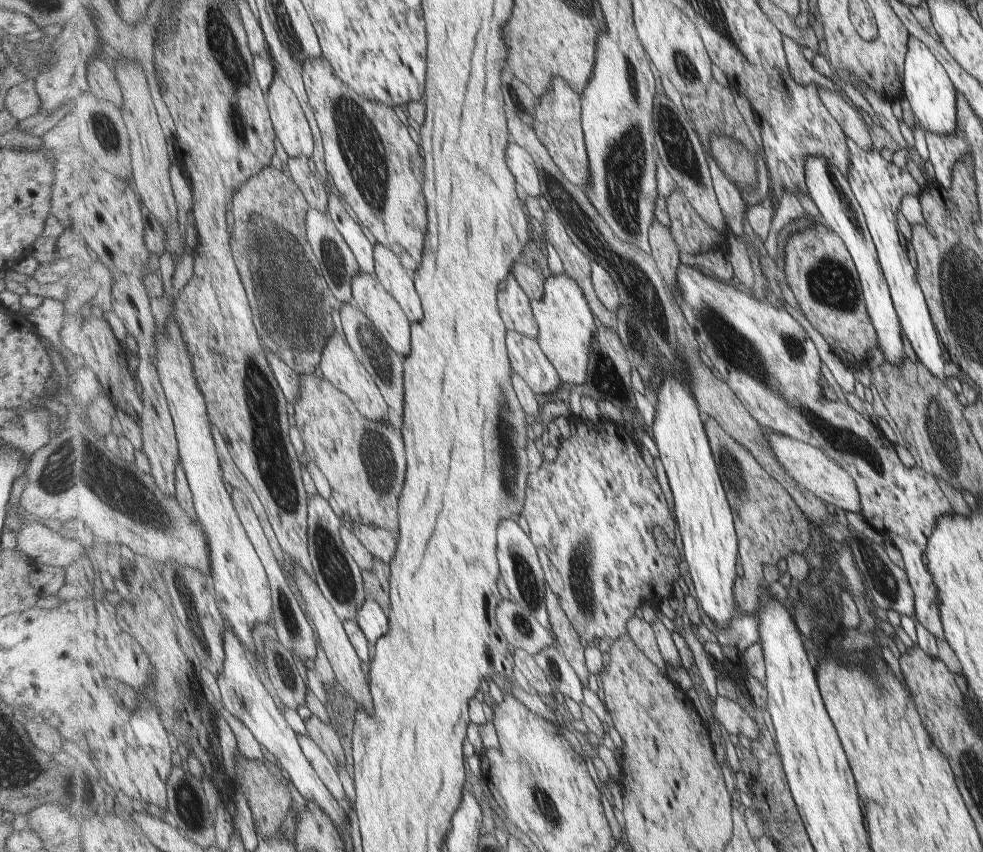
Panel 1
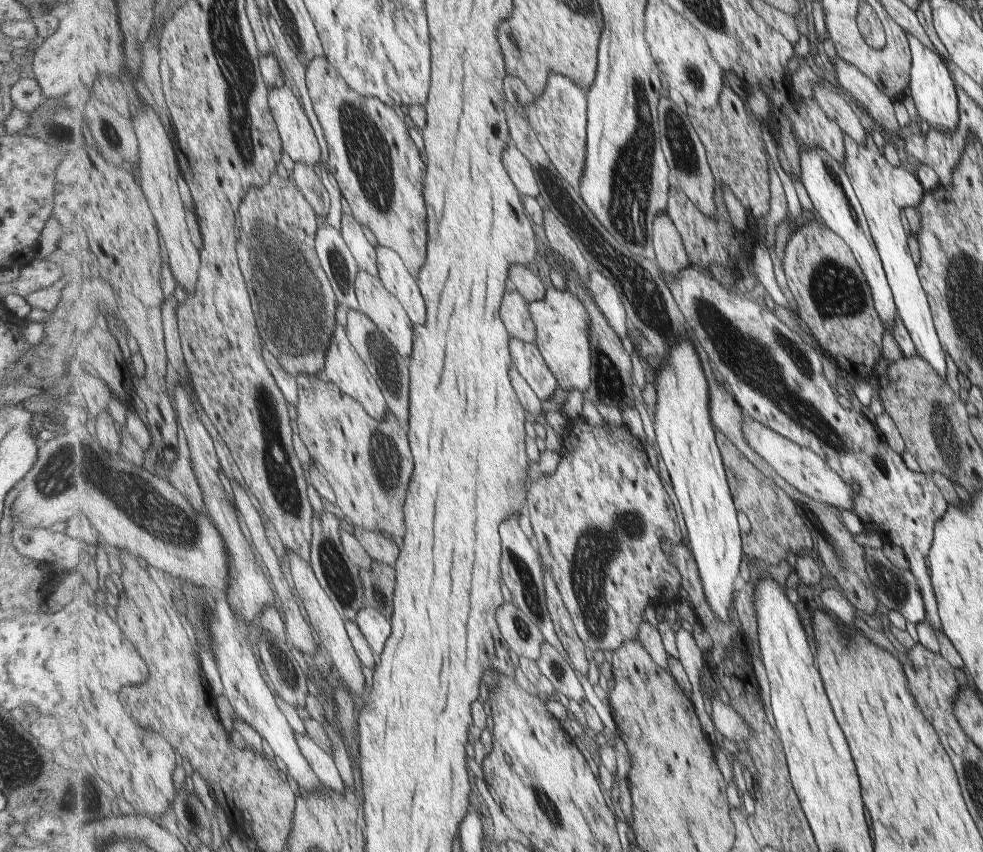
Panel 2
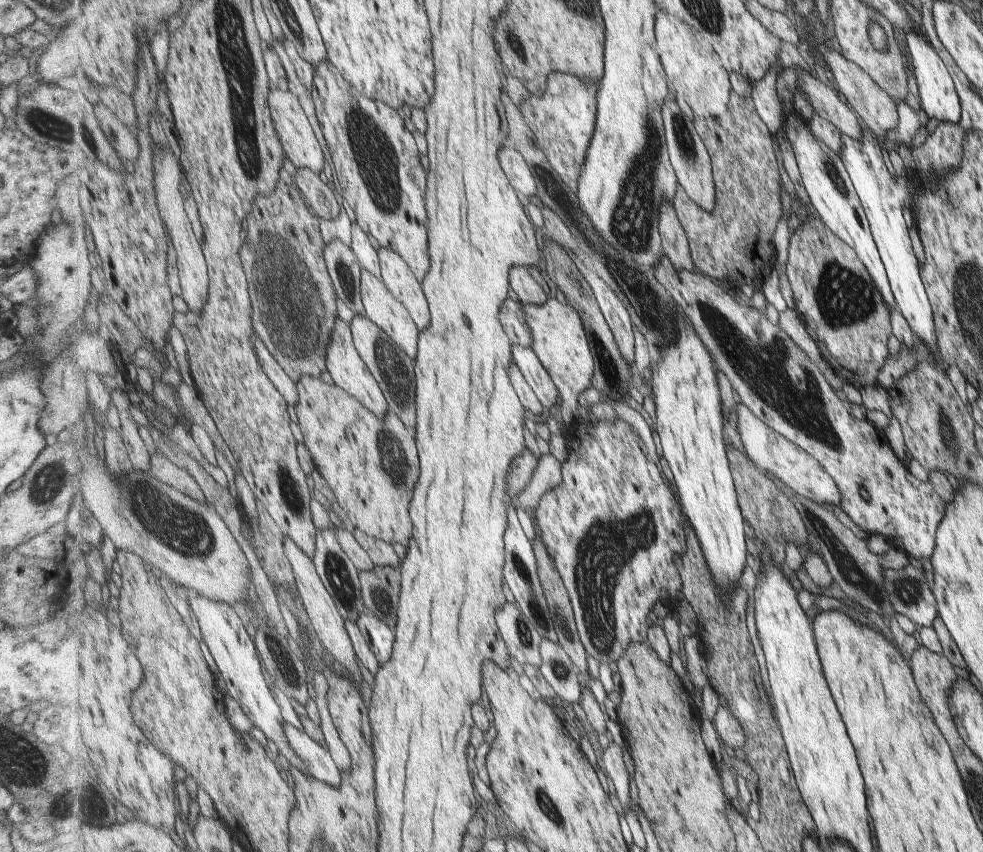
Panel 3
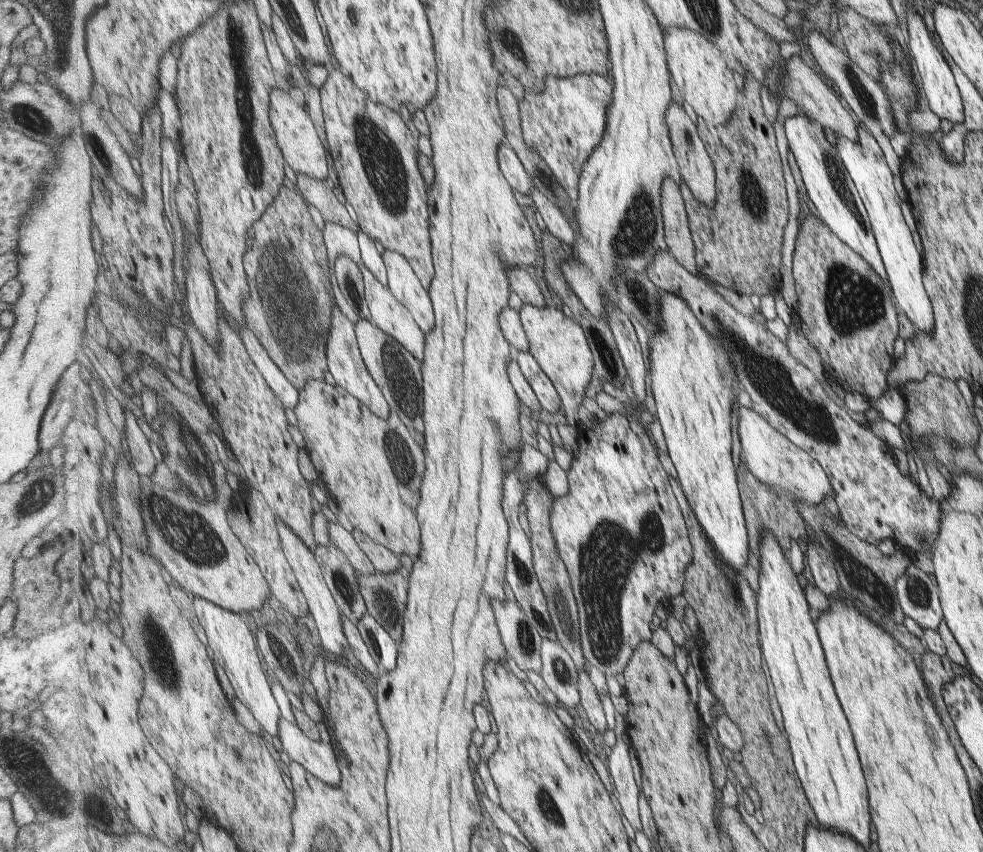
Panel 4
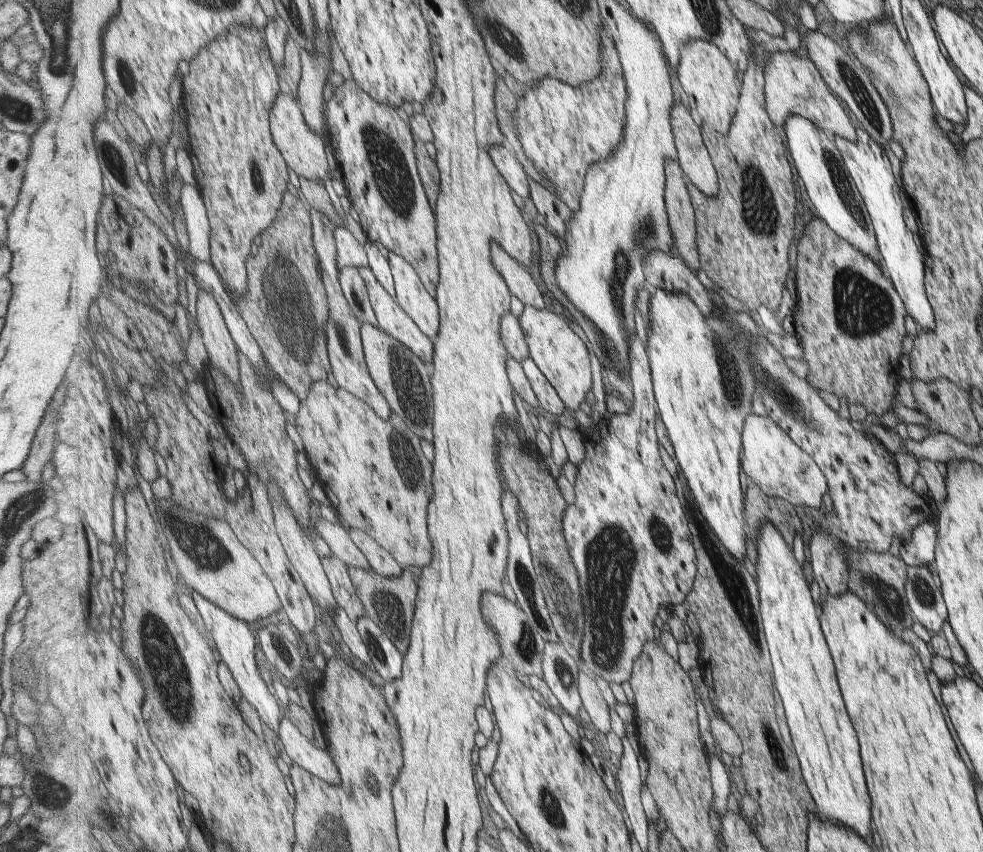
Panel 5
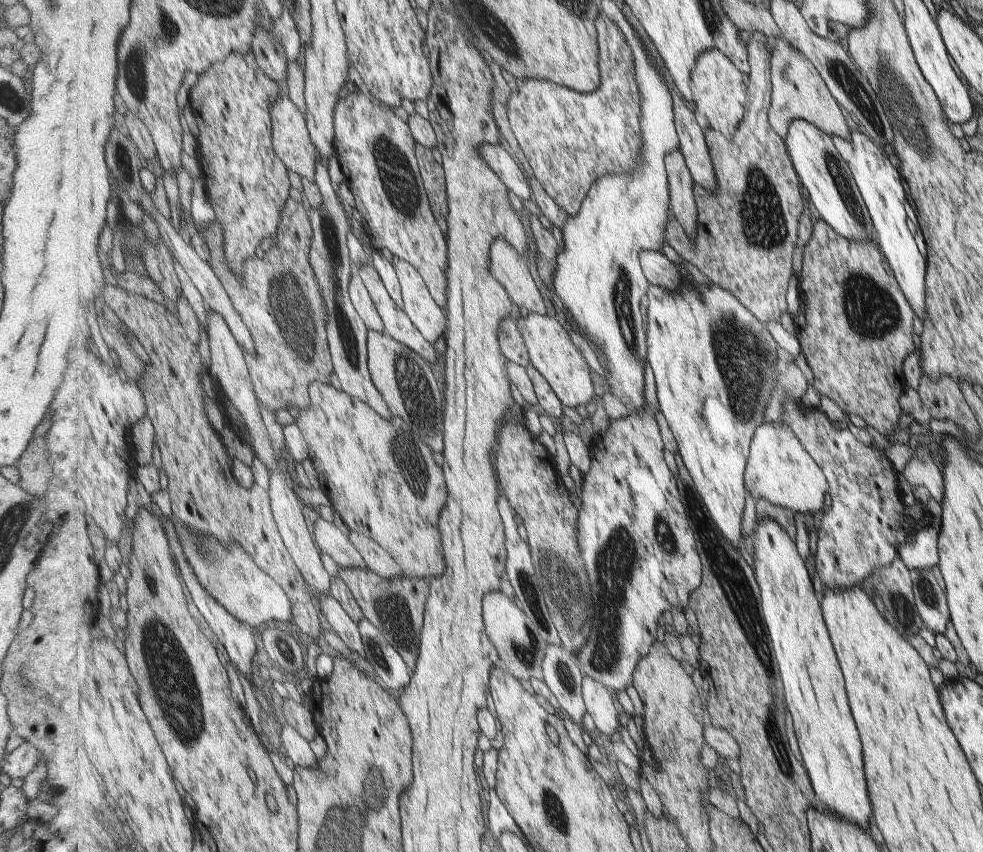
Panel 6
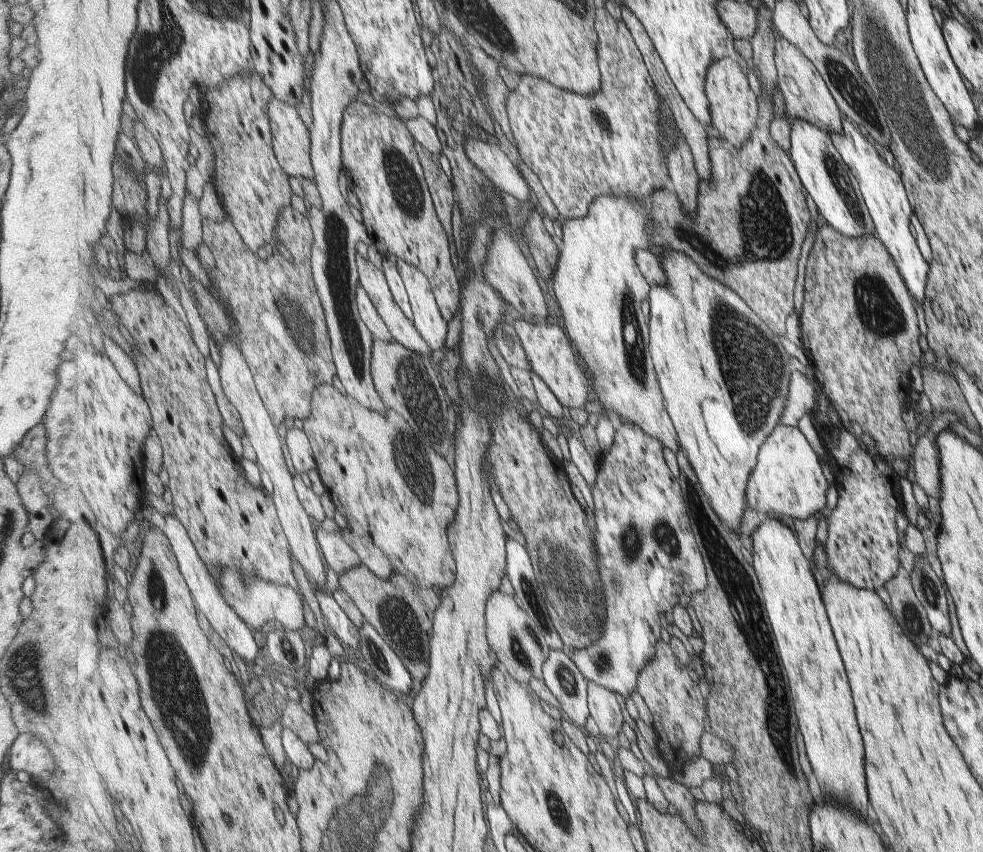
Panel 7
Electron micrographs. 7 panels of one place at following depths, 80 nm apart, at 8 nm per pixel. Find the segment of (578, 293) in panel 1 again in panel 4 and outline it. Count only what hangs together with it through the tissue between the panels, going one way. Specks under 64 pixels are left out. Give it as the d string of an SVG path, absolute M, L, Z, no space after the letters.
M527 303L522 305L519 313L530 342L529 352L533 353L558 390L568 424L578 428L579 406L585 400L585 392L593 380L593 370L596 367L584 327L575 318L574 320L567 318L555 304L548 303L547 306L539 308Z

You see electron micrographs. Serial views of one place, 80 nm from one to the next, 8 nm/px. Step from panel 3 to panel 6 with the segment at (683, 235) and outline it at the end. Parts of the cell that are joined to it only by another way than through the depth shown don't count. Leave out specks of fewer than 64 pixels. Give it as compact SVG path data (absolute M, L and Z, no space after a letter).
M680 148L668 154L666 169L670 182L671 216L675 216L685 234L695 242L699 227L699 210L694 195L696 182Z

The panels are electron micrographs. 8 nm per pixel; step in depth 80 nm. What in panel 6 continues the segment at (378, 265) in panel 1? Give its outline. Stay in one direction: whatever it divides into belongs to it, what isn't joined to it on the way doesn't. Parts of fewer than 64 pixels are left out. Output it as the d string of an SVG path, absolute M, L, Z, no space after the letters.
M392 256L391 263L397 272L399 284L402 284L405 303L403 311L424 337L435 344L447 330L448 320L443 310L435 302L421 273L409 261L399 256Z

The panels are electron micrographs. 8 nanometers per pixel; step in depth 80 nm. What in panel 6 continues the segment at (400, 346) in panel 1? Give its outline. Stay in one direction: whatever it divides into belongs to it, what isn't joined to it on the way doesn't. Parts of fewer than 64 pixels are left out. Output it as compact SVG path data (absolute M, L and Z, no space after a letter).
M367 262L357 268L363 282L367 285L373 302L383 319L387 334L407 345L429 362L437 362L439 354L433 344L429 344L424 334L413 324L403 309L393 300L387 290L377 267Z

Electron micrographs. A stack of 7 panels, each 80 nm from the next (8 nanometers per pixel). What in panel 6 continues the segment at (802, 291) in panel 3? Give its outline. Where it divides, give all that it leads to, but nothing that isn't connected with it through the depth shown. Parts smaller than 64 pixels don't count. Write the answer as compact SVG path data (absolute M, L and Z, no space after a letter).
M822 219L817 220L813 225L811 238L802 249L802 257L799 258L798 272L798 288L802 297L802 307L799 309L797 317L793 318L796 330L796 338L800 344L800 351L803 354L813 375L813 390L818 394L827 396L839 406L844 414L855 414L859 416L866 425L875 428L881 436L888 442L887 449L891 444L897 443L901 433L899 433L897 424L901 424L901 416L905 416L905 412L901 411L901 392L905 392L905 360L909 360L909 356L913 356L913 352L917 352L917 334L913 332L913 324L917 324L916 312L912 311L912 306L901 292L900 285L897 284L896 276L893 276L892 269L889 268L888 260L885 260L884 252L880 251L878 244L865 239L846 239L845 236L839 236Z

